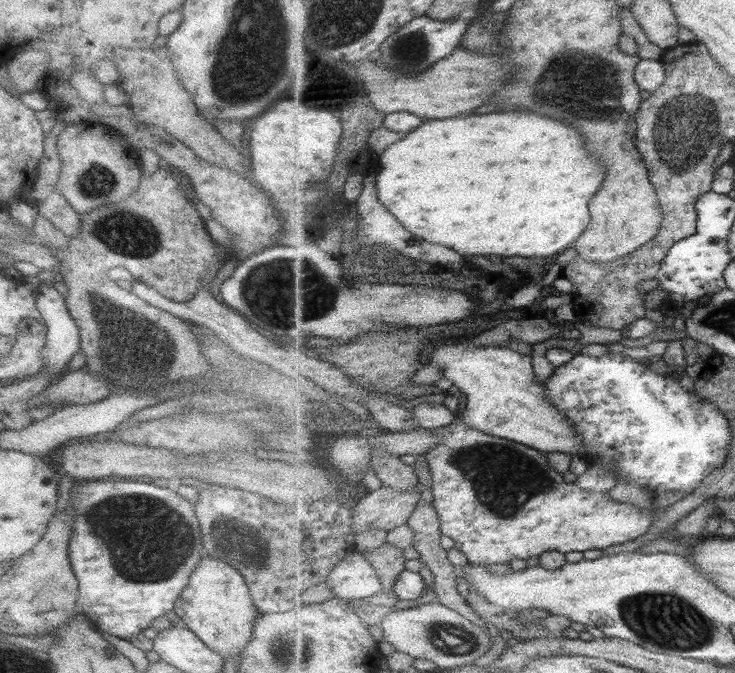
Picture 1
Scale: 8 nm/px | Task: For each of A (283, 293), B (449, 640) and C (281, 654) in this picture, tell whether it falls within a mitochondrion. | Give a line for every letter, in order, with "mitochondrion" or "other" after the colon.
A: mitochondrion
B: mitochondrion
C: mitochondrion

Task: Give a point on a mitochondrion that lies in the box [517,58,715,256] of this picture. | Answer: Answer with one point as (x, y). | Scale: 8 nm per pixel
(608, 89)

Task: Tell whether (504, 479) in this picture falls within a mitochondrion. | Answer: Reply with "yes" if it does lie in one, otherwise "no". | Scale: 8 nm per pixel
yes

